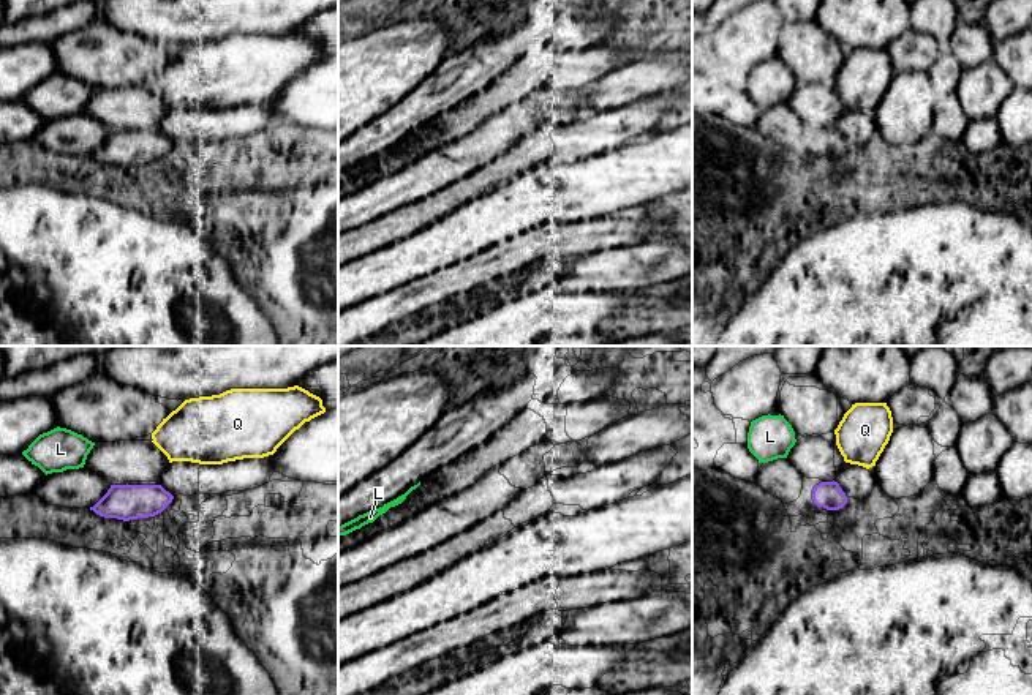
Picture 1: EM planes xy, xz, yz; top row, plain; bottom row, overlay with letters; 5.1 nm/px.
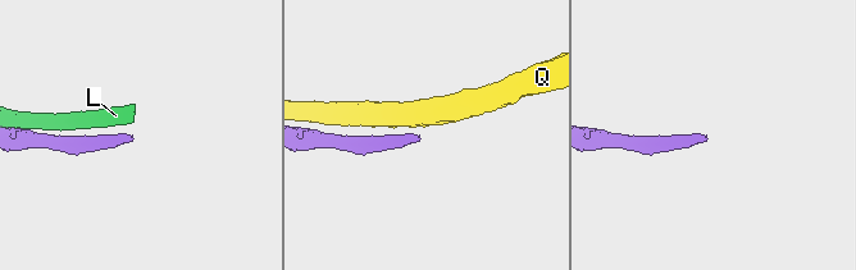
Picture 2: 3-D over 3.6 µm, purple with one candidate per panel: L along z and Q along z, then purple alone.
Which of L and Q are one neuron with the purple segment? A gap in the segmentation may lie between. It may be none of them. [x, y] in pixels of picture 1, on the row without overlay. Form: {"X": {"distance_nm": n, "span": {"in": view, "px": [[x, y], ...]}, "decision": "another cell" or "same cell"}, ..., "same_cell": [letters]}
{"L": {"distance_nm": 170, "span": {"in": "xy", "px": [[111, 131], [82, 112]]}, "decision": "another cell"}, "Q": {"distance_nm": 110, "span": {"in": "yz", "px": [[836, 128], [846, 108]]}, "decision": "another cell"}, "same_cell": []}

